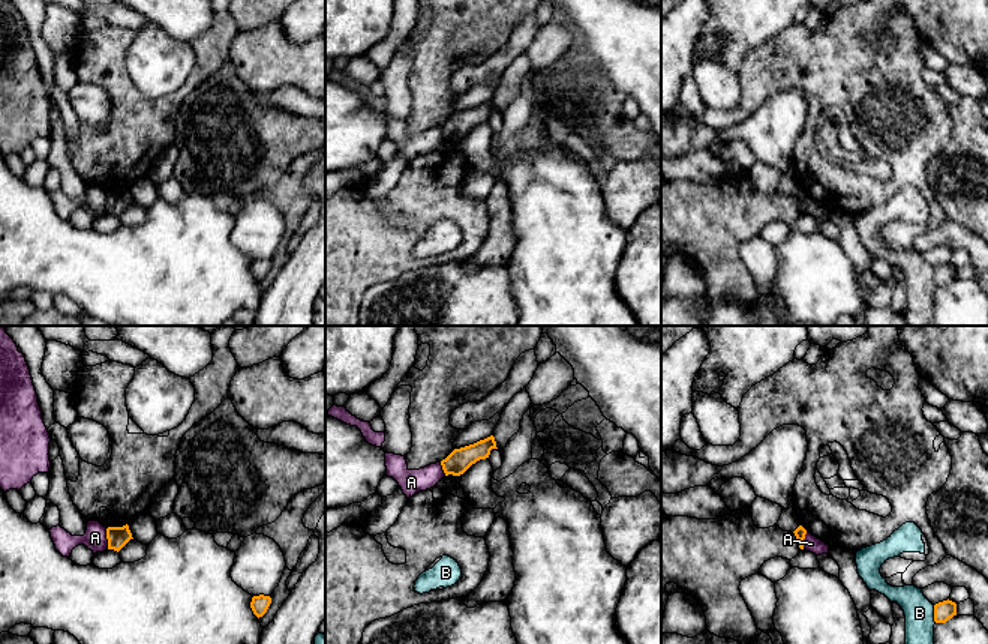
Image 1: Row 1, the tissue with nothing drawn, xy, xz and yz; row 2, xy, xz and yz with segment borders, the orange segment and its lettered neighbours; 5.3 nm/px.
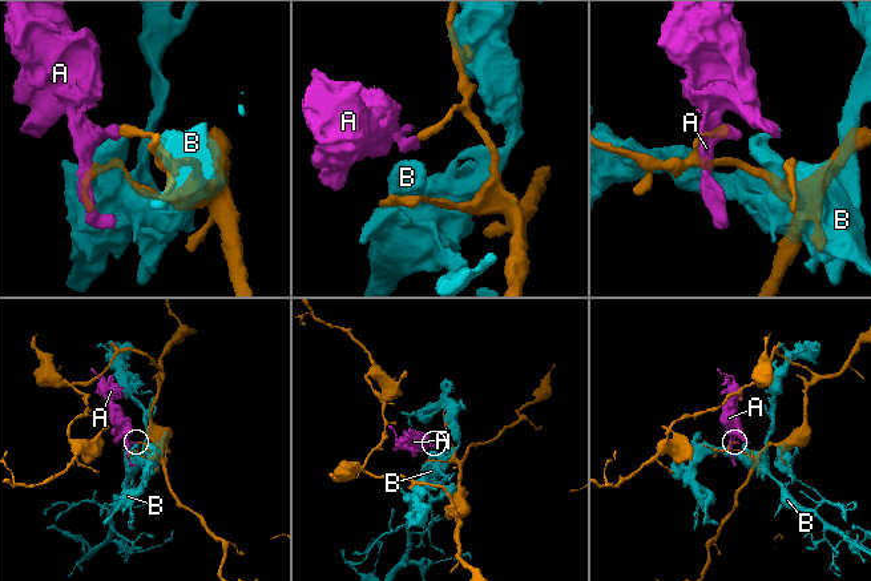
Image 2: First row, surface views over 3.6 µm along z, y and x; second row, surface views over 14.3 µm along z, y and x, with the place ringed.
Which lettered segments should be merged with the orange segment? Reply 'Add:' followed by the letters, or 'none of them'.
Add: none of them

